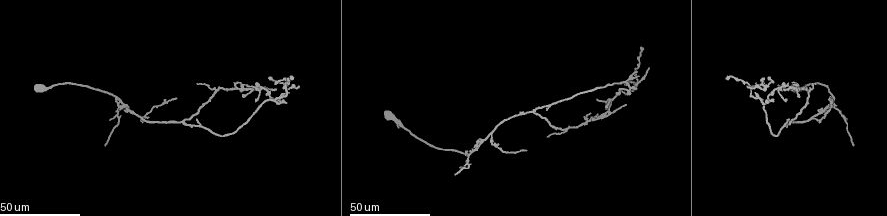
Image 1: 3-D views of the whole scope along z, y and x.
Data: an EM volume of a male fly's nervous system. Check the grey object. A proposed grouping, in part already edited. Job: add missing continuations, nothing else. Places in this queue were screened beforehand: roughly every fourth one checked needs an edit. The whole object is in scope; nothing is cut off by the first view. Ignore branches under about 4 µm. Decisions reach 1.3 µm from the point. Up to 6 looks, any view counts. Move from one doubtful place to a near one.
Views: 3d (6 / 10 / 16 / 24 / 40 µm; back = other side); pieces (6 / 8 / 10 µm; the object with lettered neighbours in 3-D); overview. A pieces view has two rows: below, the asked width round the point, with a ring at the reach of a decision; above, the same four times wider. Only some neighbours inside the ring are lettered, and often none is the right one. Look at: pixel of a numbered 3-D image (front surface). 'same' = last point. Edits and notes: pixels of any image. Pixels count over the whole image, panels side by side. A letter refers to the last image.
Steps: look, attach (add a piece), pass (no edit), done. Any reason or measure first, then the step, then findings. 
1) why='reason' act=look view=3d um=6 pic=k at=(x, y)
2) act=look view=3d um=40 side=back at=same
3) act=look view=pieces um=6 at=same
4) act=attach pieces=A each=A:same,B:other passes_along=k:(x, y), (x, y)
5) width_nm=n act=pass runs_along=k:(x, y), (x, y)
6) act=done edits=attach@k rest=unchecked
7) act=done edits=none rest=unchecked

why='an open end' act=look view=3d um=40 pic=1 at=(274, 82)

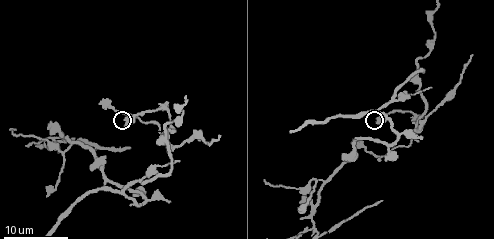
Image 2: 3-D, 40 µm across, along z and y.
why='what lies round it' act=look view=pieces um=10 pic=2 at=(126, 125)

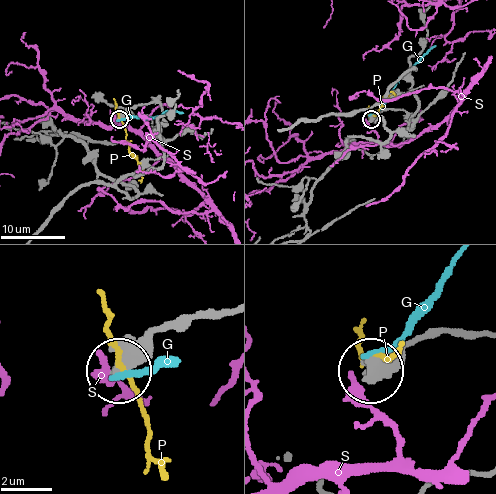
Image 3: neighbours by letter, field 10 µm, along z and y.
act=pass each=G:other,P:other,S:other runs_along=3:(476, 333), (418, 336), (375, 370) found='none of them fits'

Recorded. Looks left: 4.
act=look view=3d um=24 pic=1 at=(177, 97)

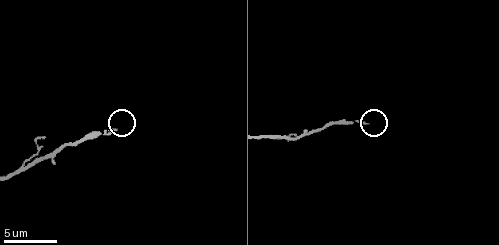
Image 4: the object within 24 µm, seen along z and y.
act=look view=pieces um=8 pic=4 at=(114, 128)

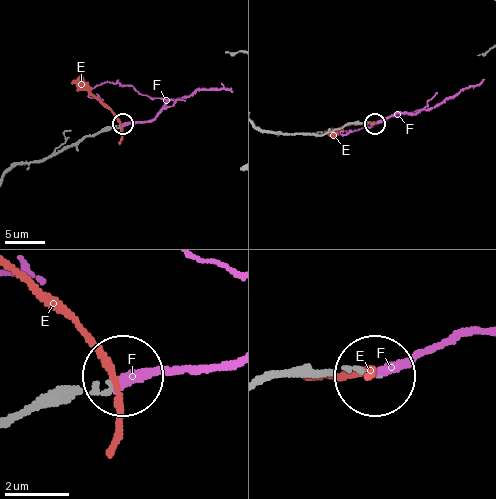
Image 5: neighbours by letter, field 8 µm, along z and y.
act=attach pieces=F each=E:other,F:same passes_along=5:(99, 132), (149, 120), (164, 101), (109, 81), (93, 89) found='the neuron continues'

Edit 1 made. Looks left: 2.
act=done edits=attach@5 rest=unchecked

